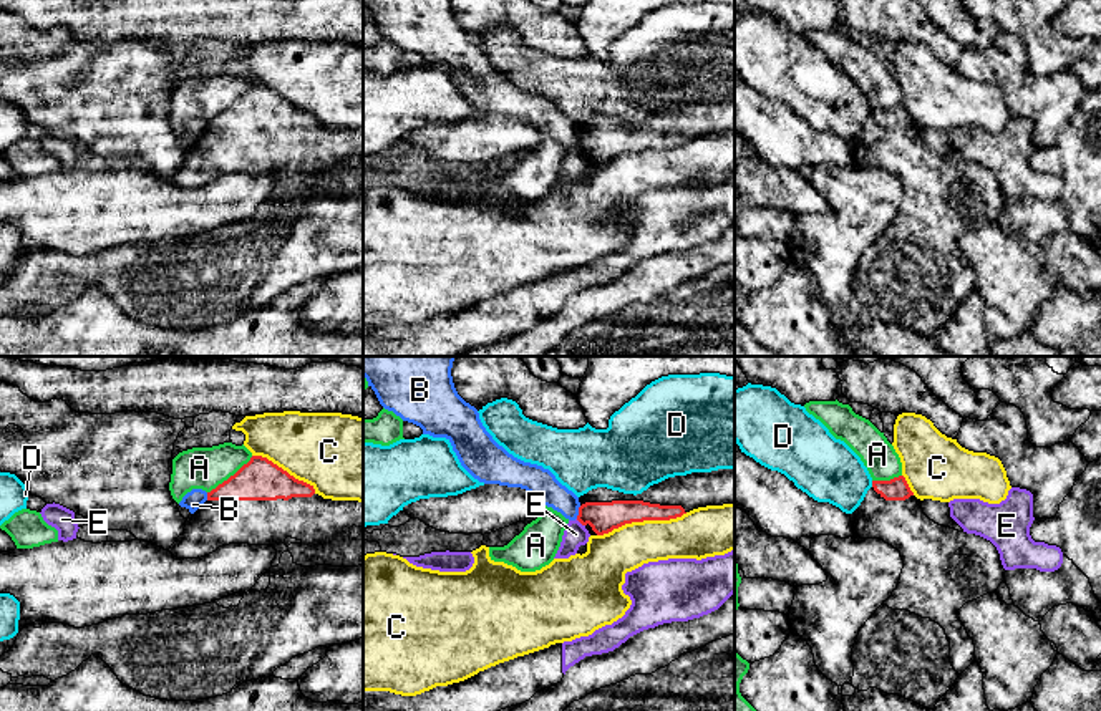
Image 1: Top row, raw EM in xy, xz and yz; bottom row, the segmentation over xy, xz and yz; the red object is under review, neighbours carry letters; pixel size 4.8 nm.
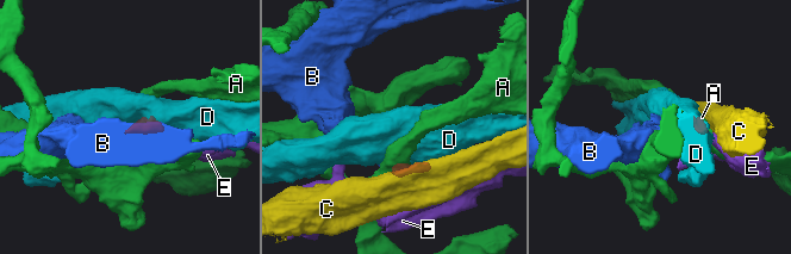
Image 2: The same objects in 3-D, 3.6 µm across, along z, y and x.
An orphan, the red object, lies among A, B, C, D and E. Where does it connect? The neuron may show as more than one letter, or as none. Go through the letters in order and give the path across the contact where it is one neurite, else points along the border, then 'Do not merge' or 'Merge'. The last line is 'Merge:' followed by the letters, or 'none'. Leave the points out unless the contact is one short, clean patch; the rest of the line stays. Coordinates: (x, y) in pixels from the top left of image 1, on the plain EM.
A: Boundary: xy (252, 85), (208, 121). Do not merge
B: Boundary: xz (581, 135), (576, 146). Do not merge
C: Do not merge
D: Boundary: yz (871, 110), (873, 115). Do not merge
E: Boundary: xz (576, 148), (584, 154). Do not merge
Merge: none

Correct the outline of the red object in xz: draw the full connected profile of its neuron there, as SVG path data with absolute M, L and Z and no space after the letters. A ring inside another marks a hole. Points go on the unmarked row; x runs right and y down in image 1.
M735 98L668 106L637 124L597 116L579 131L577 149L590 164L604 164L632 151L670 149L698 136L735 133Z

